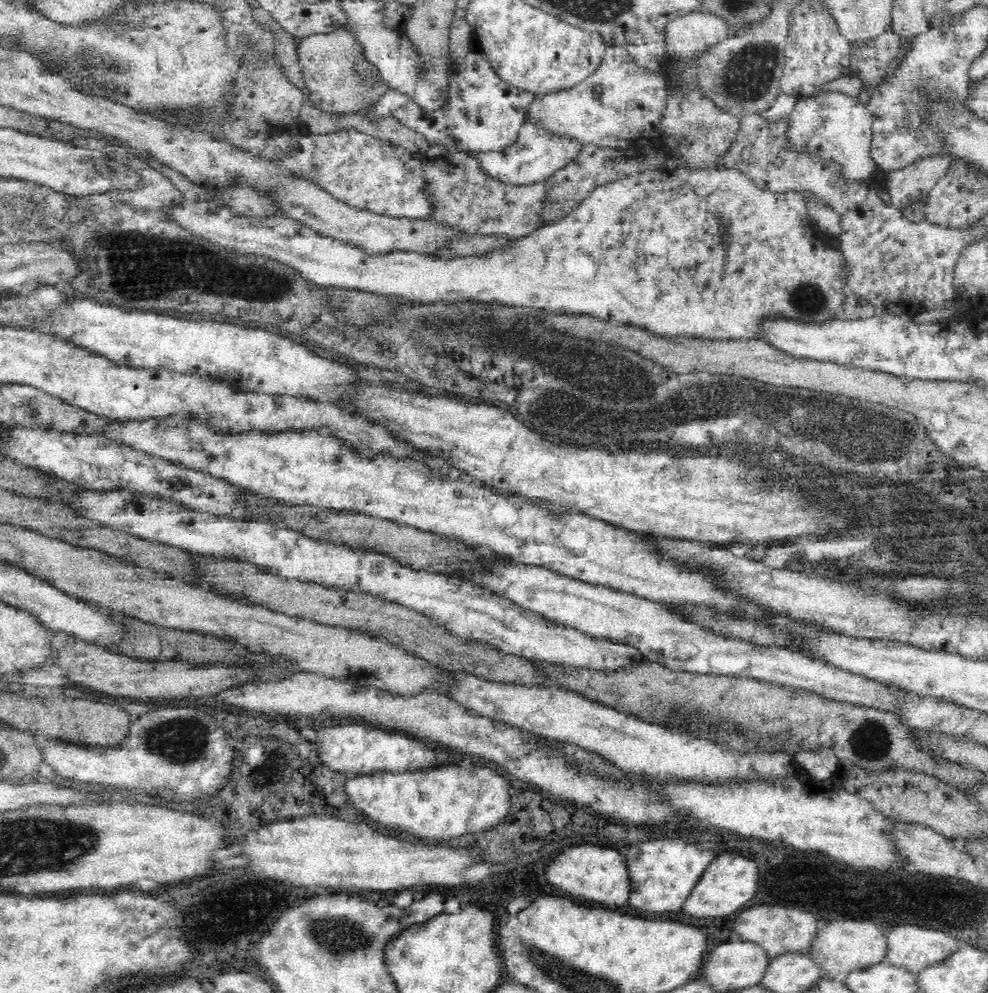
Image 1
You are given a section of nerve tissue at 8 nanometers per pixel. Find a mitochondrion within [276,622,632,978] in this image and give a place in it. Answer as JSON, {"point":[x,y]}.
{"point":[337,934]}

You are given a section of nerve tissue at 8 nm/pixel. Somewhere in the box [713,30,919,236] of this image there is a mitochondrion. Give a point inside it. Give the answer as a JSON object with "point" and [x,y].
{"point":[747,78]}

